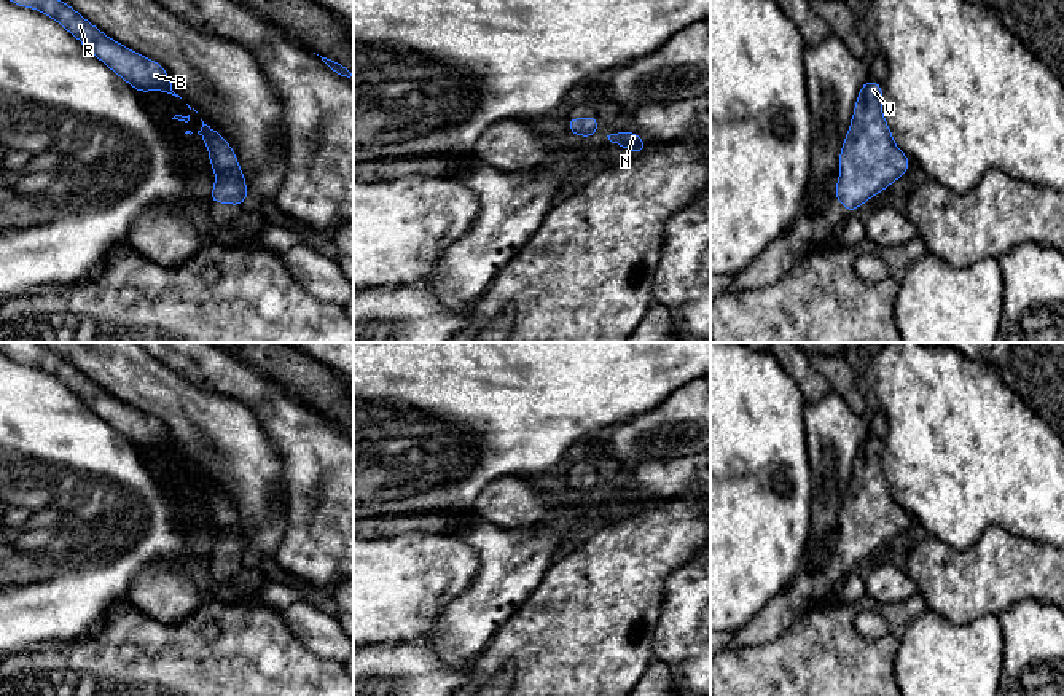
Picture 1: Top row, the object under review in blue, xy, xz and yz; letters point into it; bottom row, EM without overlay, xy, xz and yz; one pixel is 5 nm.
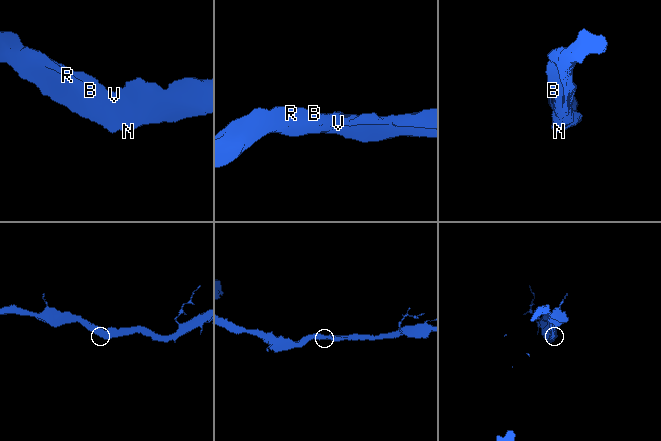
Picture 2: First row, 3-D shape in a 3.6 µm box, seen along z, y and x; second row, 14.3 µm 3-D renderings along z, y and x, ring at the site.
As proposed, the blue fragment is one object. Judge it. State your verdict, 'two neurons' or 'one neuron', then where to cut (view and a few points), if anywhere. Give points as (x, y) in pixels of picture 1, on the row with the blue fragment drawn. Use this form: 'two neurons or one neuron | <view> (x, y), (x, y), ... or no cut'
one neuron | no cut

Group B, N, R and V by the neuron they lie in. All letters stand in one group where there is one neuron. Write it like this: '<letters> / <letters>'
B N R V

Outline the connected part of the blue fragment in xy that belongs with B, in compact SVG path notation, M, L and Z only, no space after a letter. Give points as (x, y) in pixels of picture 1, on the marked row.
M10 0L24 8L37 10L57 21L68 33L104 62L111 72L145 96L147 91L161 91L180 97L172 91L166 68L116 40L107 37L76 10L62 0Z

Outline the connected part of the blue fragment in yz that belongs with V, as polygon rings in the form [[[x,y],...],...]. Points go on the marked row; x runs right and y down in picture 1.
[[[873,80],[863,83],[839,153],[835,197],[849,213],[903,177],[911,164],[886,123],[882,92],[882,84]]]

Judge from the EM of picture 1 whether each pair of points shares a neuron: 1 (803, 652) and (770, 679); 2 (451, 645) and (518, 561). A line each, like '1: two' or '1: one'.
1: one
2: one

